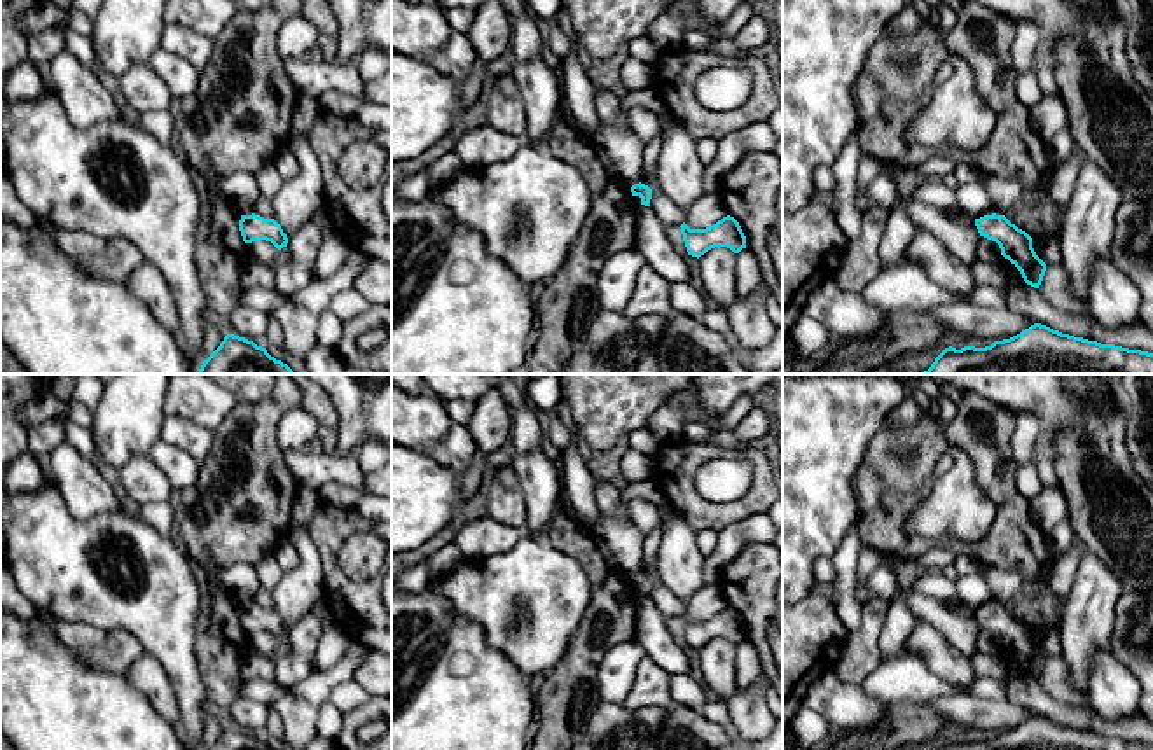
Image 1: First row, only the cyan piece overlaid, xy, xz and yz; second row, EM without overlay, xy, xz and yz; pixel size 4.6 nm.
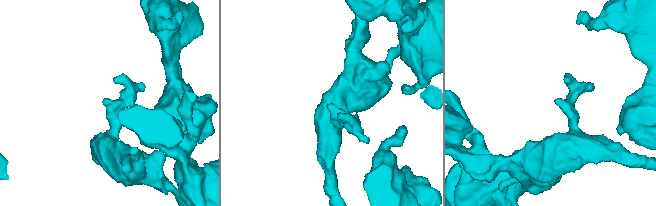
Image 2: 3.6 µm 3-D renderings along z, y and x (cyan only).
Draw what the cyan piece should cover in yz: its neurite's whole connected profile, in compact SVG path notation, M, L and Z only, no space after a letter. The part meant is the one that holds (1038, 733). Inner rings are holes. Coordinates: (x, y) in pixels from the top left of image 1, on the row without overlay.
M1034 715L1020 726L991 738L945 740L936 750L1153 750L1153 745L1101 736Z

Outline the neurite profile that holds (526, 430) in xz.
M526 399L522 407L512 414L512 444L517 453L533 453L542 449L543 428L538 411Z

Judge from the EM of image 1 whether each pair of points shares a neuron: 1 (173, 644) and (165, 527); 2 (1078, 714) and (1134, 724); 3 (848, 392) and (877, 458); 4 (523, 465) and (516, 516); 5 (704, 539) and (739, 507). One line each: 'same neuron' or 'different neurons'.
1: different neurons
2: same neuron
3: different neurons
4: different neurons
5: different neurons

